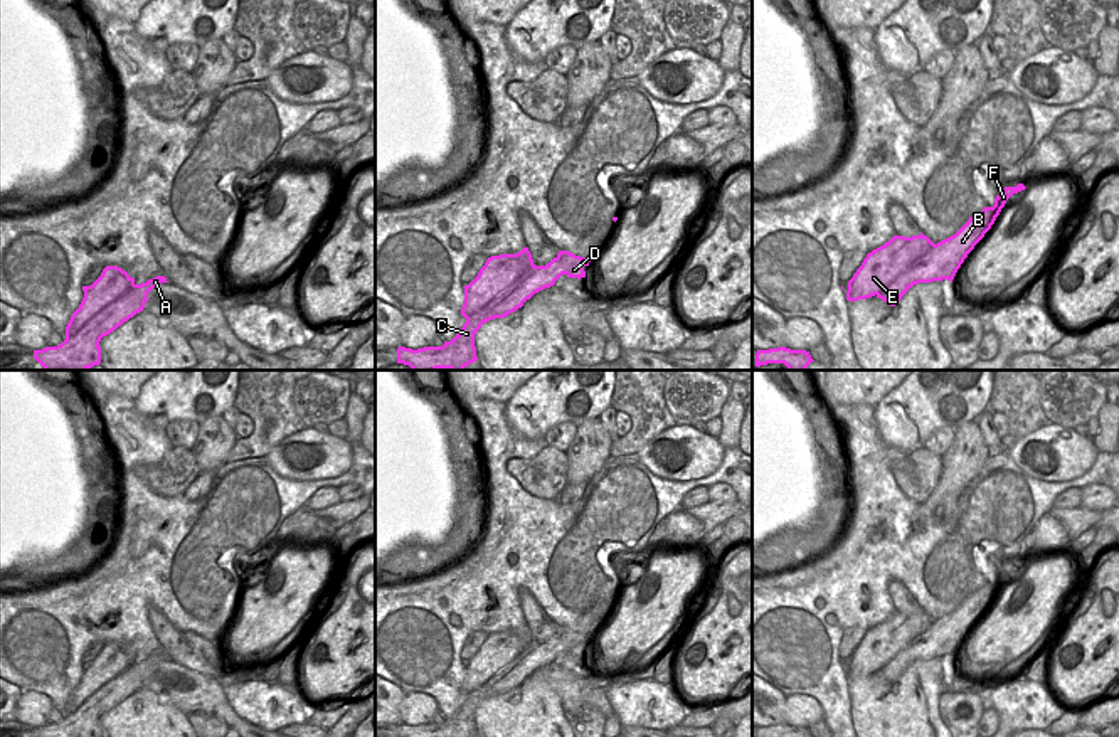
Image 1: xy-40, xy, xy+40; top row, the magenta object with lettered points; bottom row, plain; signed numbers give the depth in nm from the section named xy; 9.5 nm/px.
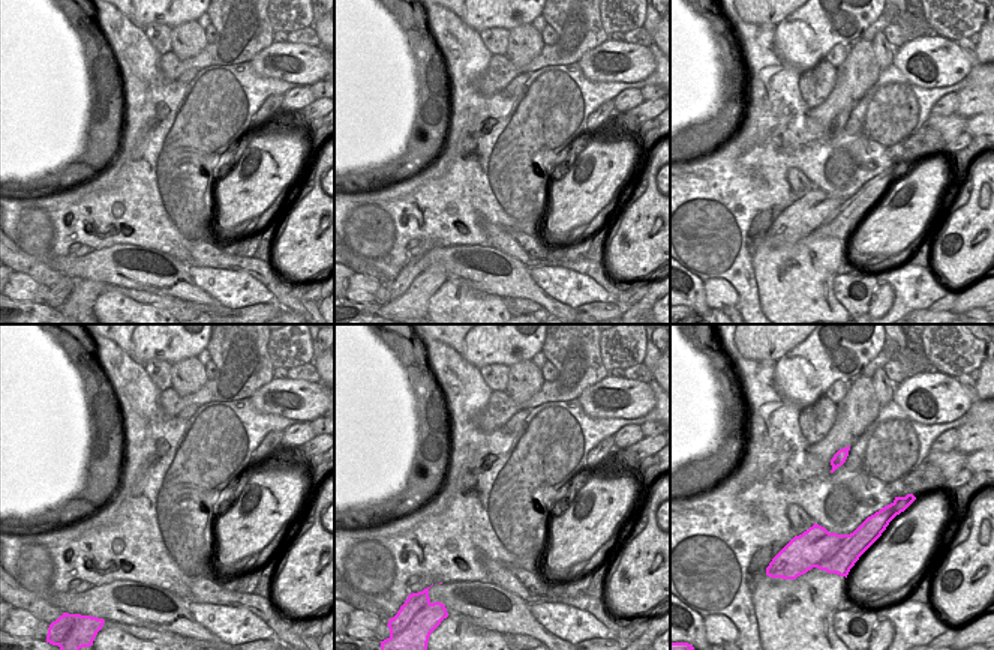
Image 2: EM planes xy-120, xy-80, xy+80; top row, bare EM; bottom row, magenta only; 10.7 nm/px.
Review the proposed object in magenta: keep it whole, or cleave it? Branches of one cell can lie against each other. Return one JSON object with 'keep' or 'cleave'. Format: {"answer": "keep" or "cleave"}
{"answer": "cleave"}

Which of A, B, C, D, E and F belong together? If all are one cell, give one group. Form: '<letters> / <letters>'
A B C D / E F

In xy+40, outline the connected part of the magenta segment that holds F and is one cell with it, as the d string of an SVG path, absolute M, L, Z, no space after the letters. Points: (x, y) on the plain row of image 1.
M1018 560L1016 564L1005 564L1005 567L996 572L993 584L984 584L981 589L969 594L969 597L959 606L964 609L973 609L979 618L984 614L984 611L991 606L996 594L1000 592L1001 586L1005 584L1006 577L1026 564L1023 560Z

